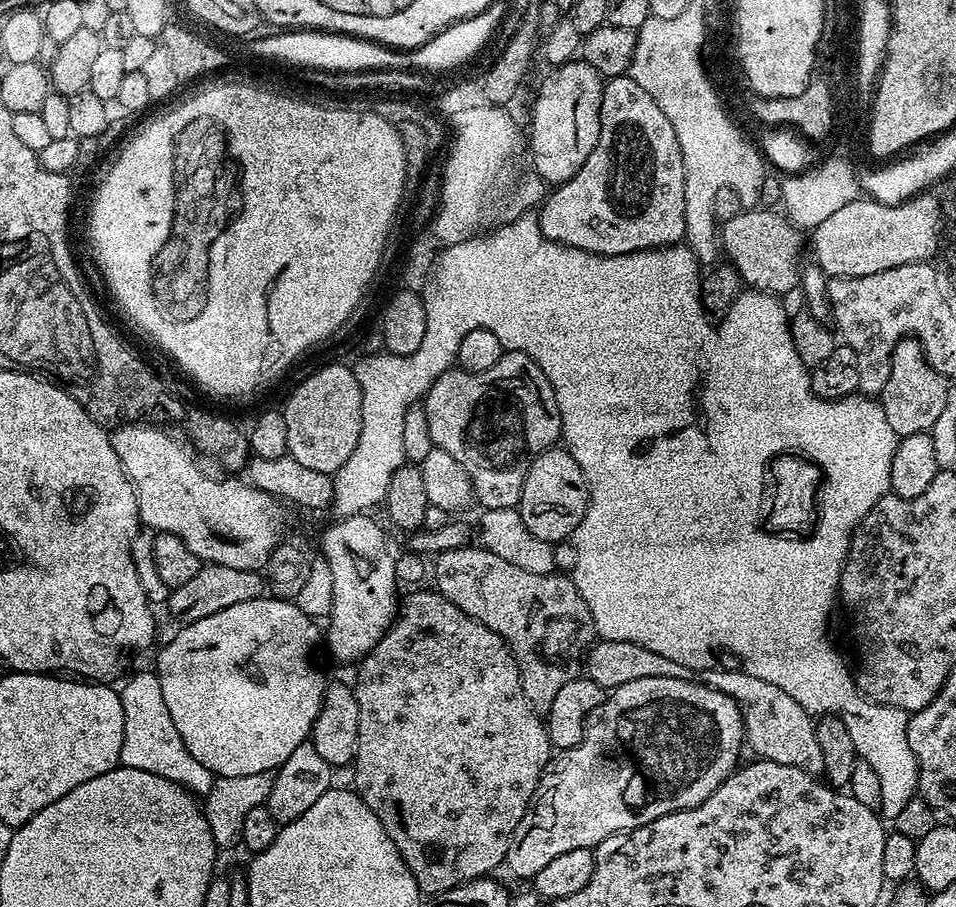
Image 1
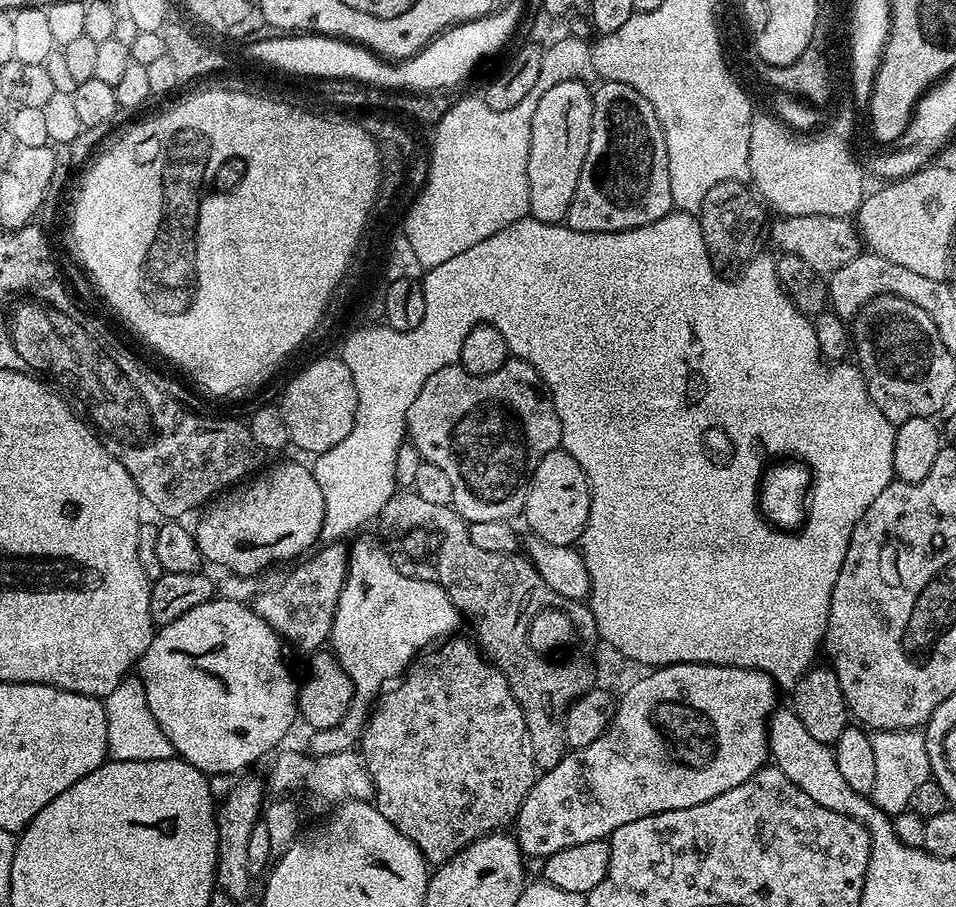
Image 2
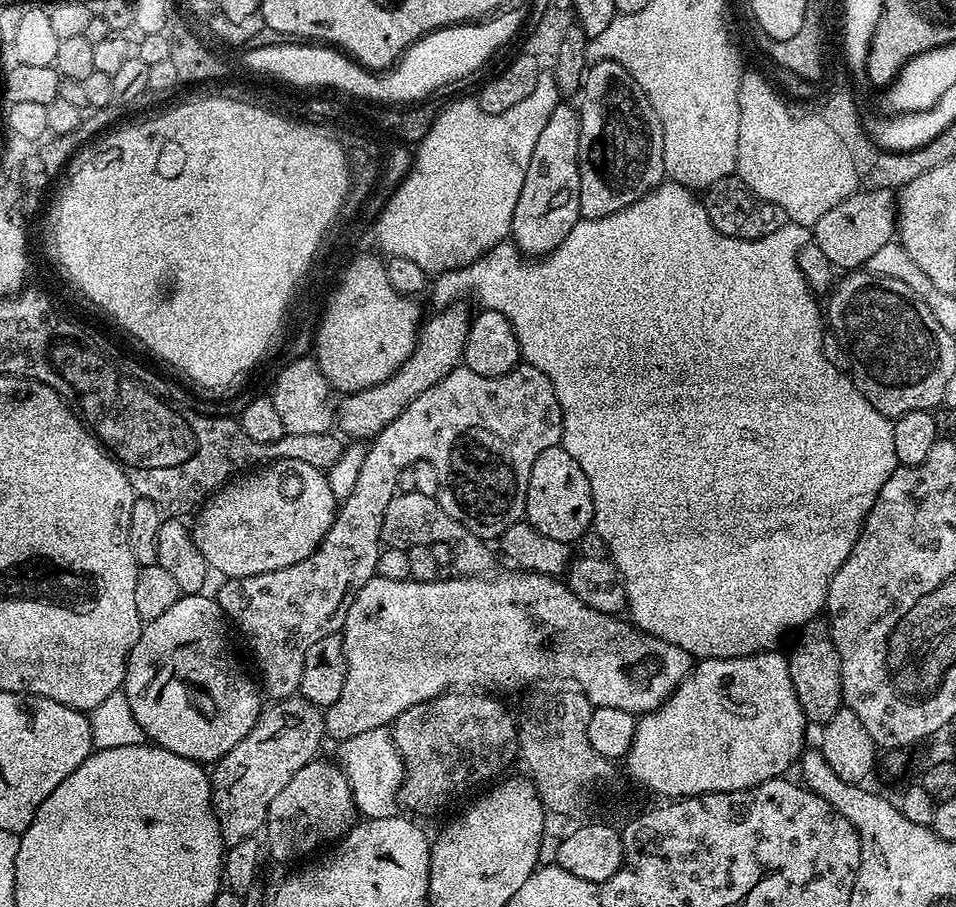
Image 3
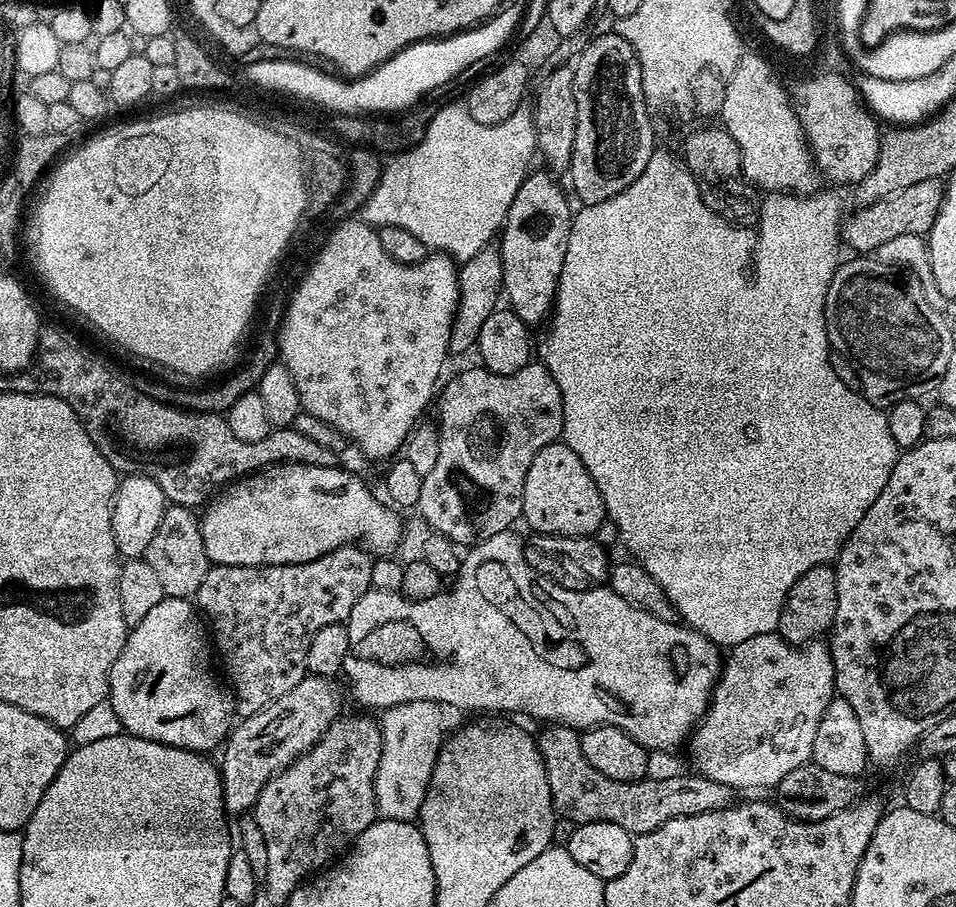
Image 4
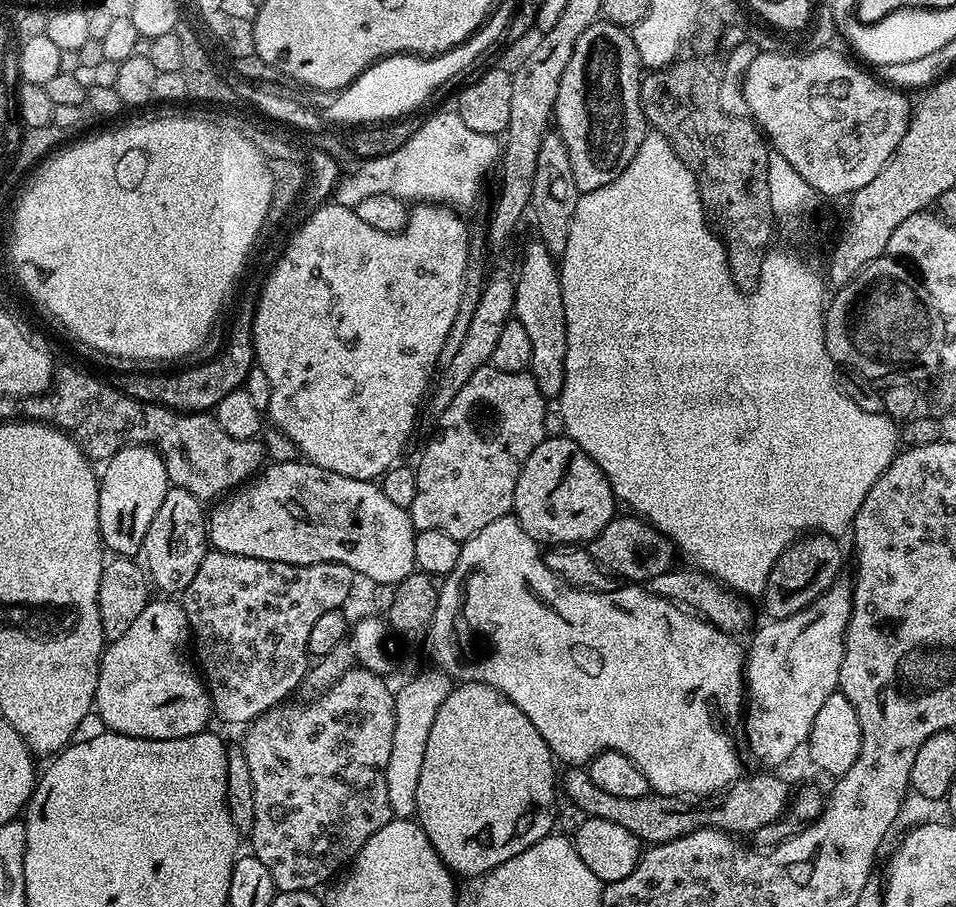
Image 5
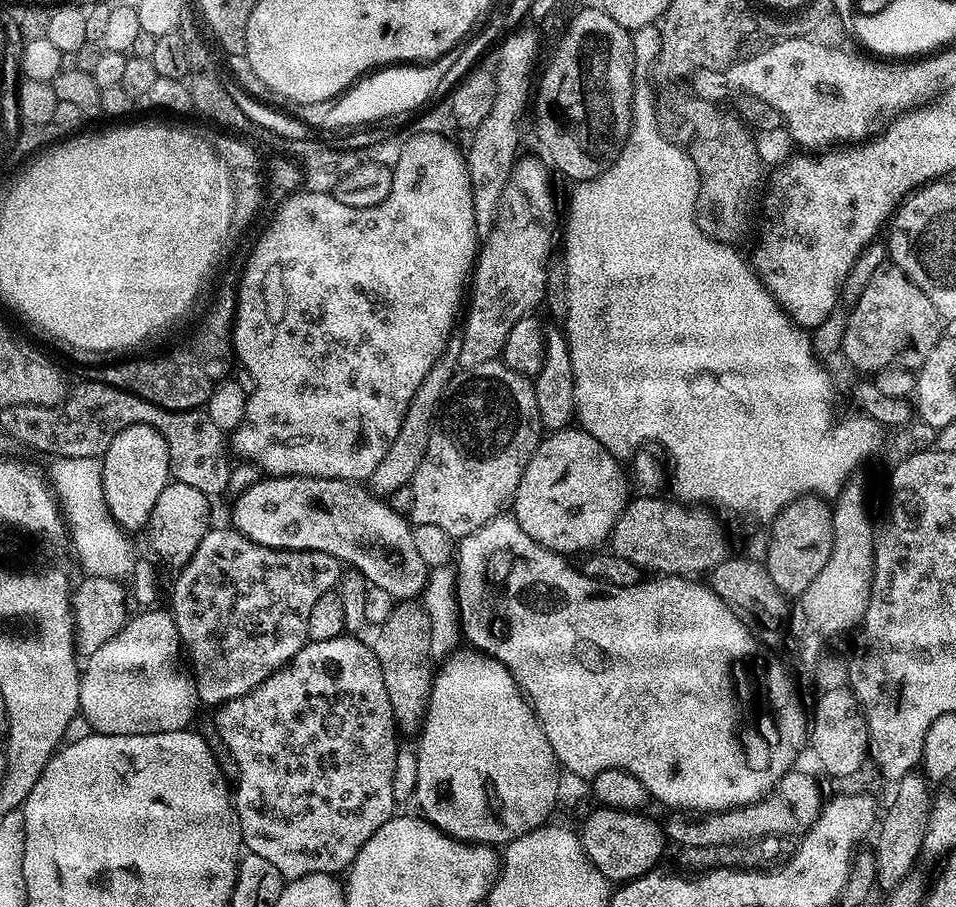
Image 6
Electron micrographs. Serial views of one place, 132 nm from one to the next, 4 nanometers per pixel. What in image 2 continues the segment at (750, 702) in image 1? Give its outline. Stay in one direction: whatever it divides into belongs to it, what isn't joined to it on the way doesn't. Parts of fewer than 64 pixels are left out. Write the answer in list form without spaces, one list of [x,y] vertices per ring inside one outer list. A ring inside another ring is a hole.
[[[780,706],[773,712],[771,720],[768,722],[768,747],[774,767],[782,770],[794,786],[810,794],[814,802],[826,806],[826,810],[834,810],[843,816],[854,818],[870,834],[870,854],[873,858],[880,856],[880,840],[896,840],[896,835],[892,829],[892,817],[887,816],[884,811],[875,804],[869,797],[858,794],[858,790],[852,787],[842,778],[842,773],[838,770],[836,753],[831,747],[822,742],[817,742],[814,737],[802,726],[802,718],[792,711],[791,707]]]

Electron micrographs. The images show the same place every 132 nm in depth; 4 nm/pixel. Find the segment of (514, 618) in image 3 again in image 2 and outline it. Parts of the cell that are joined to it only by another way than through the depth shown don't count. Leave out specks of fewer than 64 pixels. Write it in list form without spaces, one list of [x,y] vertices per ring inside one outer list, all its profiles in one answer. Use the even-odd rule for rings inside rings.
[[[357,535],[351,541],[348,553],[348,577],[338,598],[338,610],[334,614],[334,626],[330,637],[331,651],[342,666],[342,670],[346,670],[352,683],[352,705],[346,718],[342,718],[337,728],[322,728],[311,733],[312,737],[309,738],[306,748],[313,757],[355,749],[360,743],[370,709],[385,685],[403,677],[413,661],[421,655],[422,650],[427,649],[433,642],[451,637],[455,633],[452,631],[462,624],[462,613],[440,583],[432,578],[420,580],[421,578],[416,576],[398,574],[398,570],[394,570],[392,565],[389,549],[384,549],[374,537],[364,535]]]

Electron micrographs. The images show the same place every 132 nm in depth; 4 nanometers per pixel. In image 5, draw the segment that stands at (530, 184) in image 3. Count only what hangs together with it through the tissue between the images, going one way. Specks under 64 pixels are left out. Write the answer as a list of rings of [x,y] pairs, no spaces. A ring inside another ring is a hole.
[[[533,238],[520,256],[520,273],[515,273],[516,307],[514,318],[526,326],[530,337],[530,366],[528,372],[538,382],[545,398],[559,397],[566,382],[566,306],[562,302],[562,286],[558,260],[539,238]]]

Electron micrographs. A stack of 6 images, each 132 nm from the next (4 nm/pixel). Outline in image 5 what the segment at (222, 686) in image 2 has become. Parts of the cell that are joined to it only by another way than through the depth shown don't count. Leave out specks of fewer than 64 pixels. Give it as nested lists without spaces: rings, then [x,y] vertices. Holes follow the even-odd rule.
[[[160,598],[164,600],[149,599],[148,604],[142,610],[142,614],[138,614],[138,618],[134,618],[130,630],[126,630],[126,634],[122,634],[122,638],[111,641],[105,647],[103,656],[100,657],[100,673],[98,674],[98,690],[96,691],[96,703],[94,711],[100,715],[105,729],[109,732],[117,732],[123,736],[133,736],[134,738],[142,738],[143,740],[169,740],[170,738],[186,738],[193,736],[199,732],[205,731],[209,727],[208,719],[213,719],[212,697],[208,694],[208,689],[201,677],[198,675],[197,669],[188,665],[188,656],[184,653],[184,647],[190,644],[190,629],[188,627],[188,619],[184,613],[183,603],[174,601],[172,598]]]

